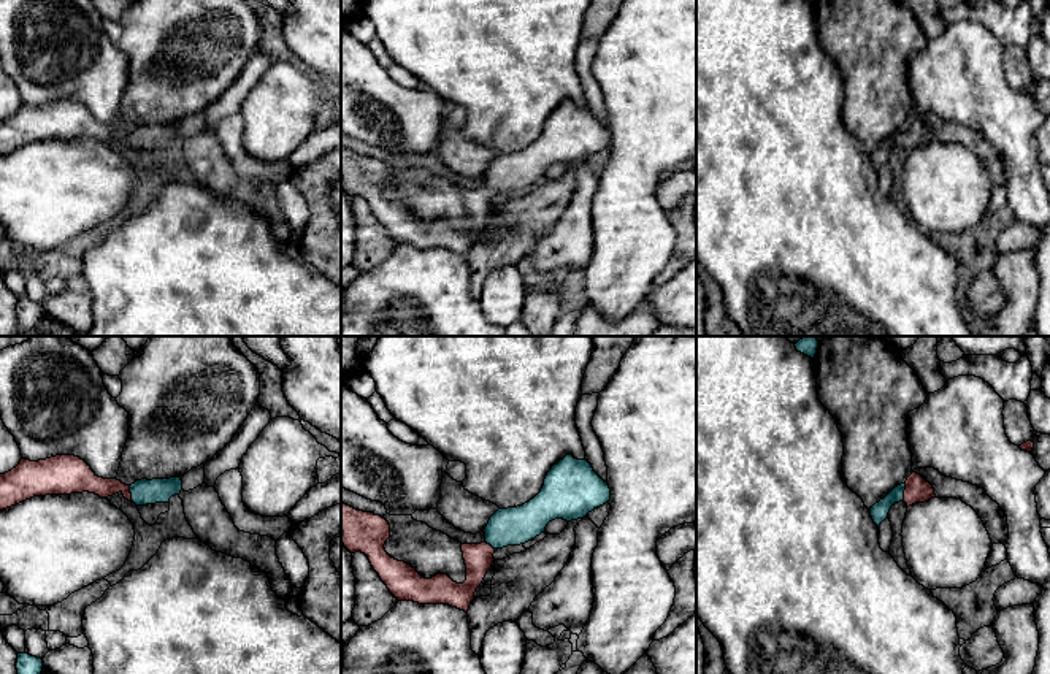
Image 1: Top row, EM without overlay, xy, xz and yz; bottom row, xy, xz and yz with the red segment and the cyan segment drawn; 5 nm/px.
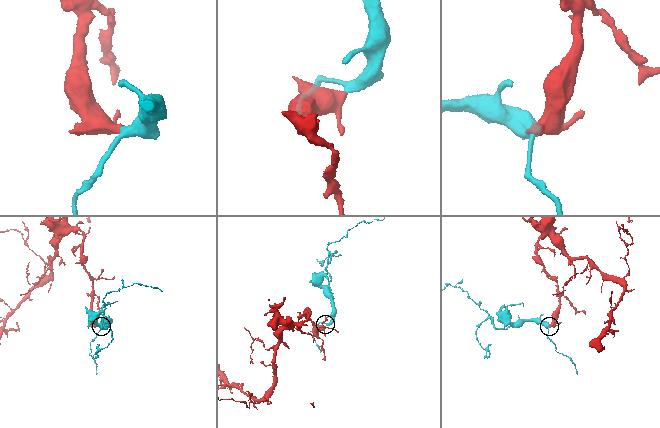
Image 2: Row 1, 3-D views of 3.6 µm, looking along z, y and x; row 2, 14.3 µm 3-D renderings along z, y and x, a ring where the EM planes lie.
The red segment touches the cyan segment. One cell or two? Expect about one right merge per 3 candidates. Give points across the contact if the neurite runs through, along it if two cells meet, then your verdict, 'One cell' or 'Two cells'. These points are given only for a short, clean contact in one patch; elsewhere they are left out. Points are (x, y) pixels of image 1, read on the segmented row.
Path across: yz (917, 490), (904, 492), (895, 495), (879, 511). One cell

